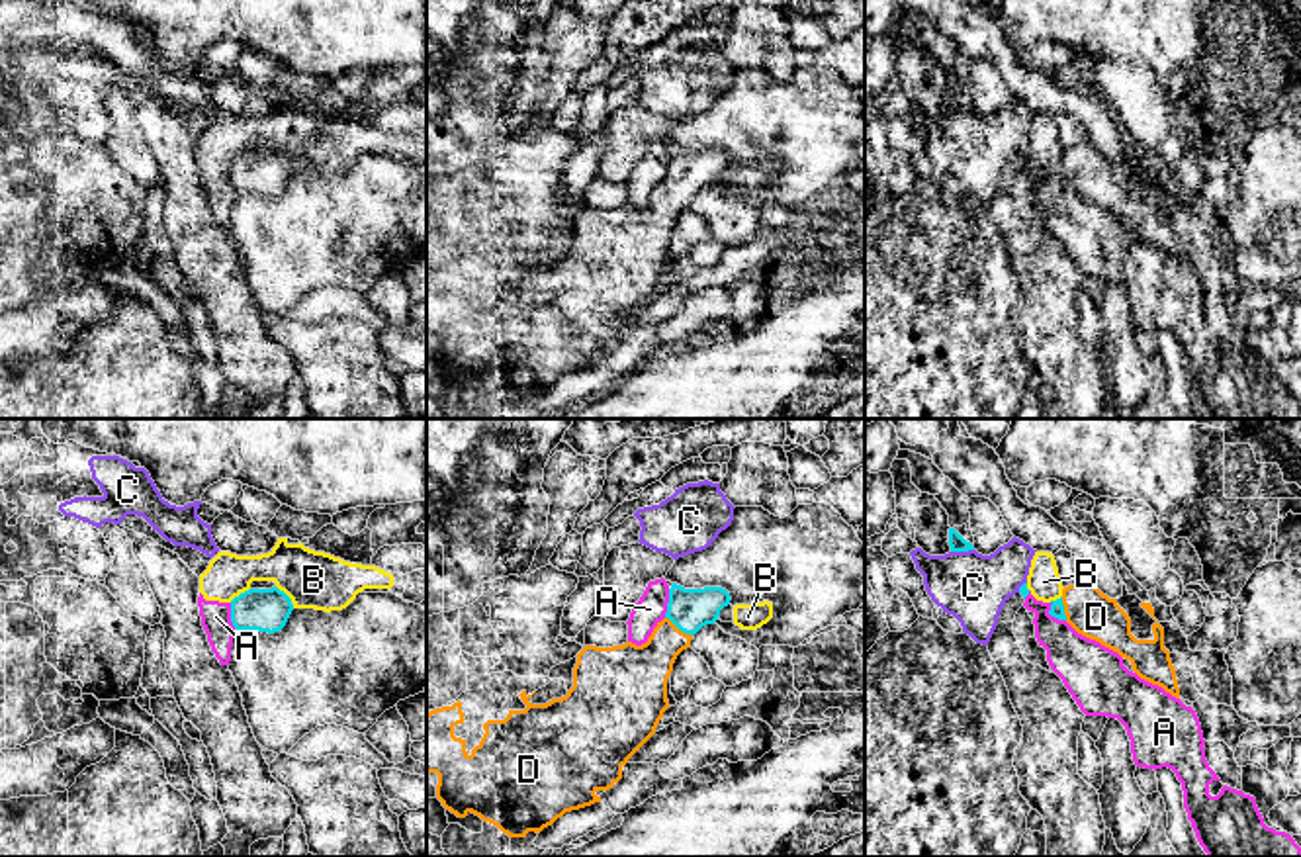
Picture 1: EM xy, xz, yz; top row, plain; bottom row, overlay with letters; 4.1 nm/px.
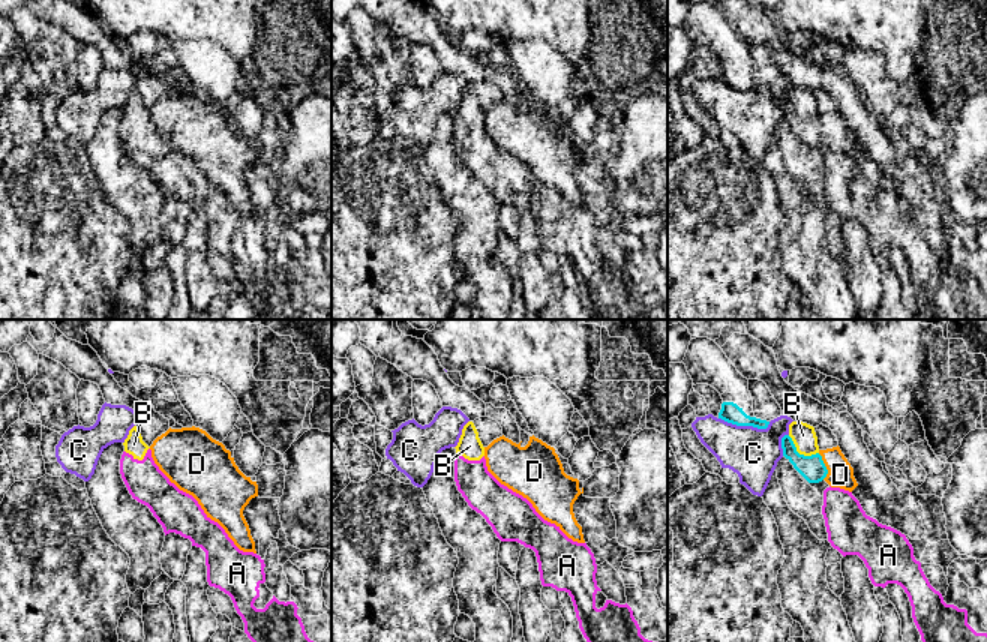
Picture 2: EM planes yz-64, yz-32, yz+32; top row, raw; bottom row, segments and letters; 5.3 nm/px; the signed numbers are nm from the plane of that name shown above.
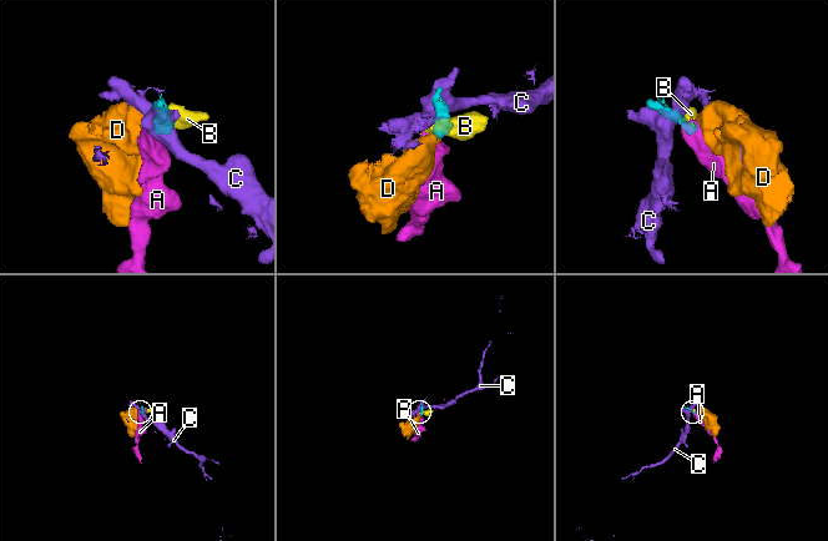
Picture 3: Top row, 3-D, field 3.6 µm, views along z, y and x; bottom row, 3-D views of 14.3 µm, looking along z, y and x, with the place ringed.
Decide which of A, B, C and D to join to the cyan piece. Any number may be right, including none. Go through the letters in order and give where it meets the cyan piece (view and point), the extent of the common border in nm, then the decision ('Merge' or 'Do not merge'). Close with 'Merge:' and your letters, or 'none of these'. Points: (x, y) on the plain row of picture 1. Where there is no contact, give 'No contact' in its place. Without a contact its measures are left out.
A: Touches cyan at xz (668, 165). Shared border 120 nm. Do not merge
B: Touches cyan at xy (241, 155). Shared border 110 nm. Do not merge
C: Touches cyan at yz (961, 112). Shared border 100 nm. Do not merge
D: Touches cyan at xz (679, 190). Shared border 140 nm. Merge
Merge: D

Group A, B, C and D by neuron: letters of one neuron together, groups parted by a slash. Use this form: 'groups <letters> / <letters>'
groups A B / C / D

